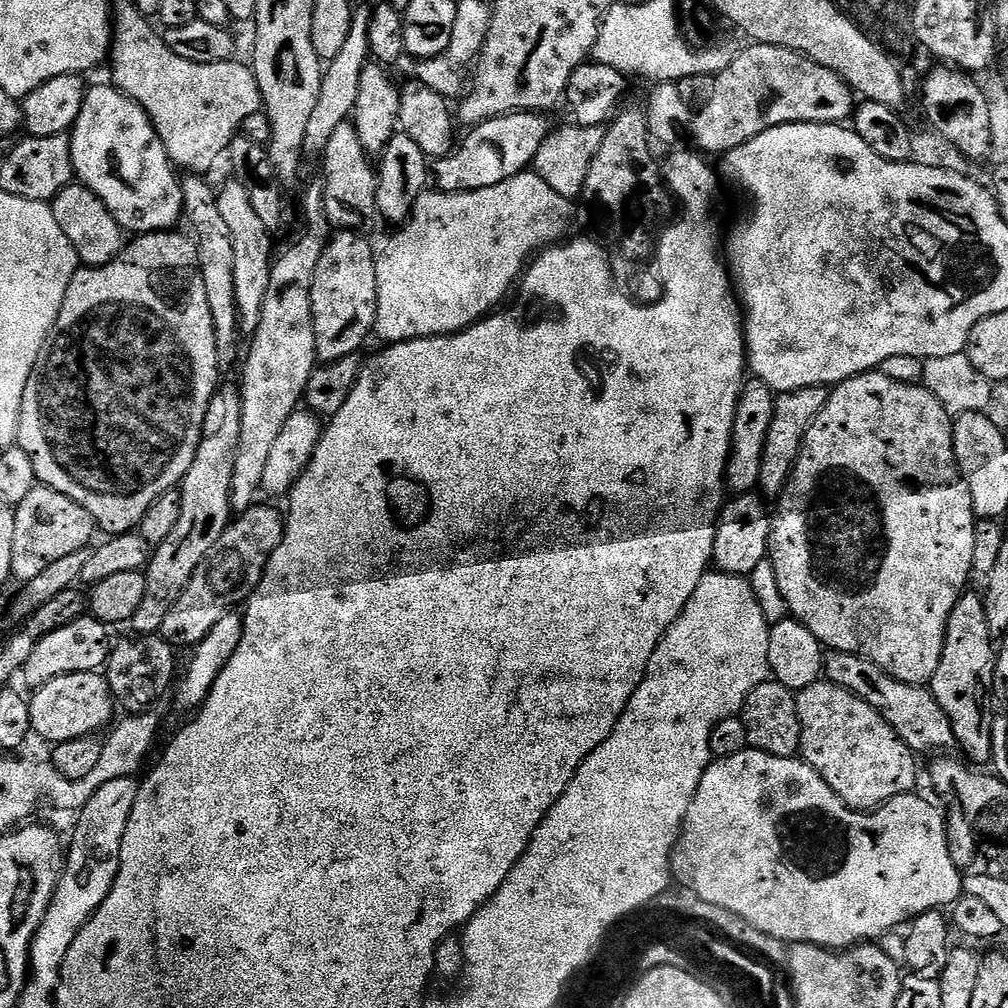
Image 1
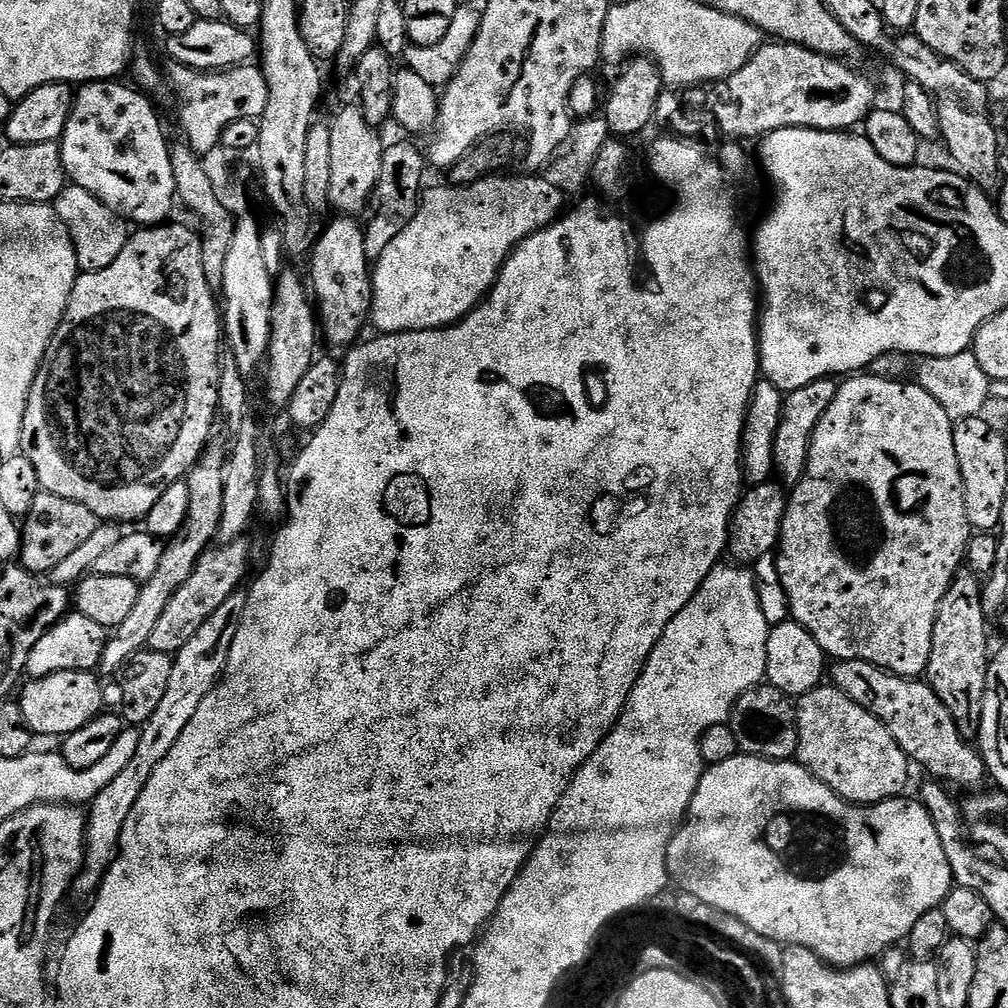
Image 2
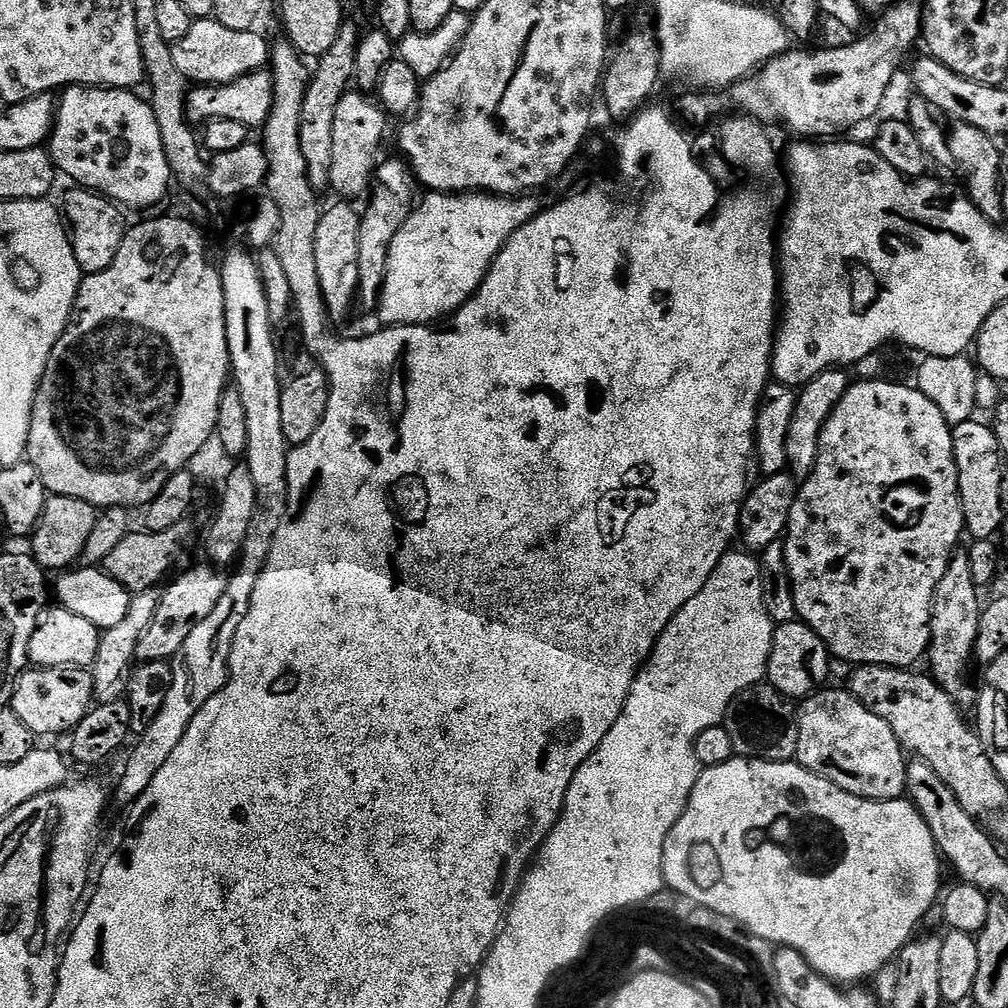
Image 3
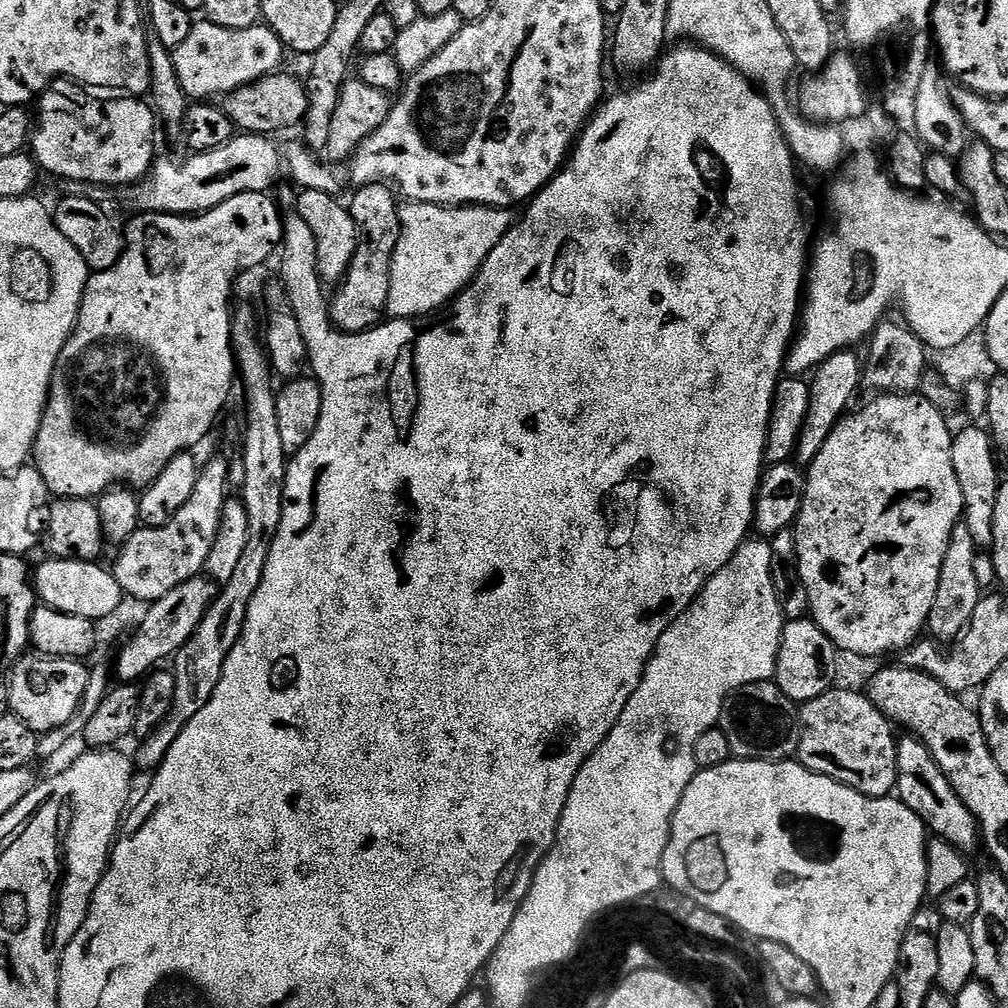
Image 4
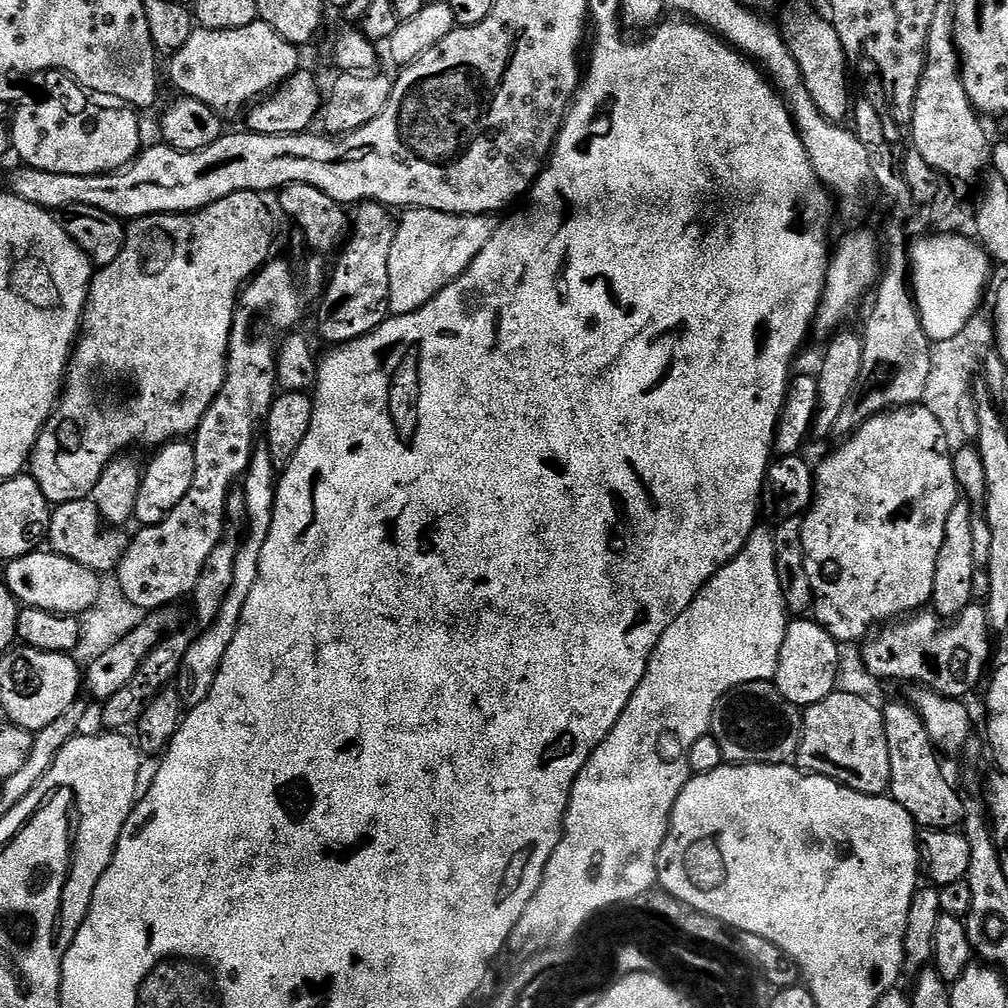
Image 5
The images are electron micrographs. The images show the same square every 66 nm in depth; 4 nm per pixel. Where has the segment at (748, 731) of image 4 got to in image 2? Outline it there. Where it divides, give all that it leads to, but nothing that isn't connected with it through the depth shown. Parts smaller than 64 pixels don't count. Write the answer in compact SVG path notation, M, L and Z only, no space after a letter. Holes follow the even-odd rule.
M761 682L746 690L738 698L730 717L734 738L738 738L740 752L749 756L760 756L763 760L791 760L798 746L796 705L782 690L774 685Z

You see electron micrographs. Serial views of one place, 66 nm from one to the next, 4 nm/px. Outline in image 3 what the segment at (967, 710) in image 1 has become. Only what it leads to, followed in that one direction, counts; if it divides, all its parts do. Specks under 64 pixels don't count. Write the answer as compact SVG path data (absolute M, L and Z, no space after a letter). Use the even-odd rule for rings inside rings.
M967 555L953 556L946 574L942 574L942 582L938 582L936 601L932 604L932 637L928 643L926 664L929 664L930 675L946 694L961 709L971 709L978 699L977 689L967 680L968 667L974 664L978 626L982 611L981 593L978 591L970 570Z

